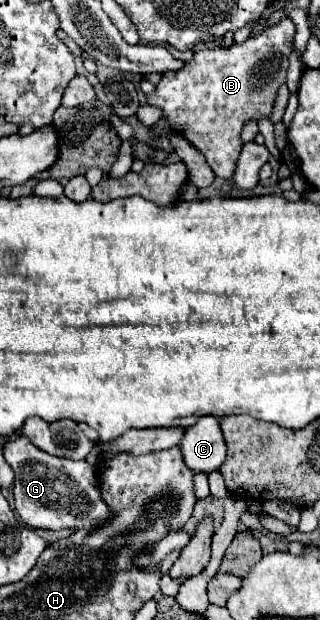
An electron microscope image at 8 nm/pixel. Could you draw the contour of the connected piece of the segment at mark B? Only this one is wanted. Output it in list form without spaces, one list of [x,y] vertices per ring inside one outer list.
[[[285,17],[245,43],[233,43],[229,49],[197,51],[181,71],[165,71],[155,93],[145,99],[163,111],[169,129],[183,135],[205,155],[217,177],[231,179],[243,147],[243,125],[269,117],[277,91],[285,83],[293,37],[295,23]]]

